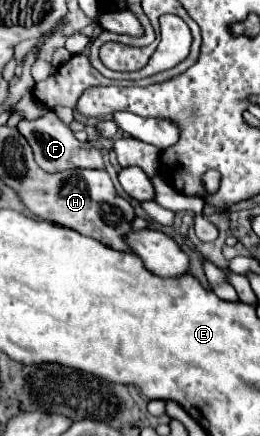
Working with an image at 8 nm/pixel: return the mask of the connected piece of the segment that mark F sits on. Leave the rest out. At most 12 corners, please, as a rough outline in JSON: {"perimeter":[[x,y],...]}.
{"perimeter":[[53,111],[17,129],[47,173],[103,169],[101,151],[77,141]]}

